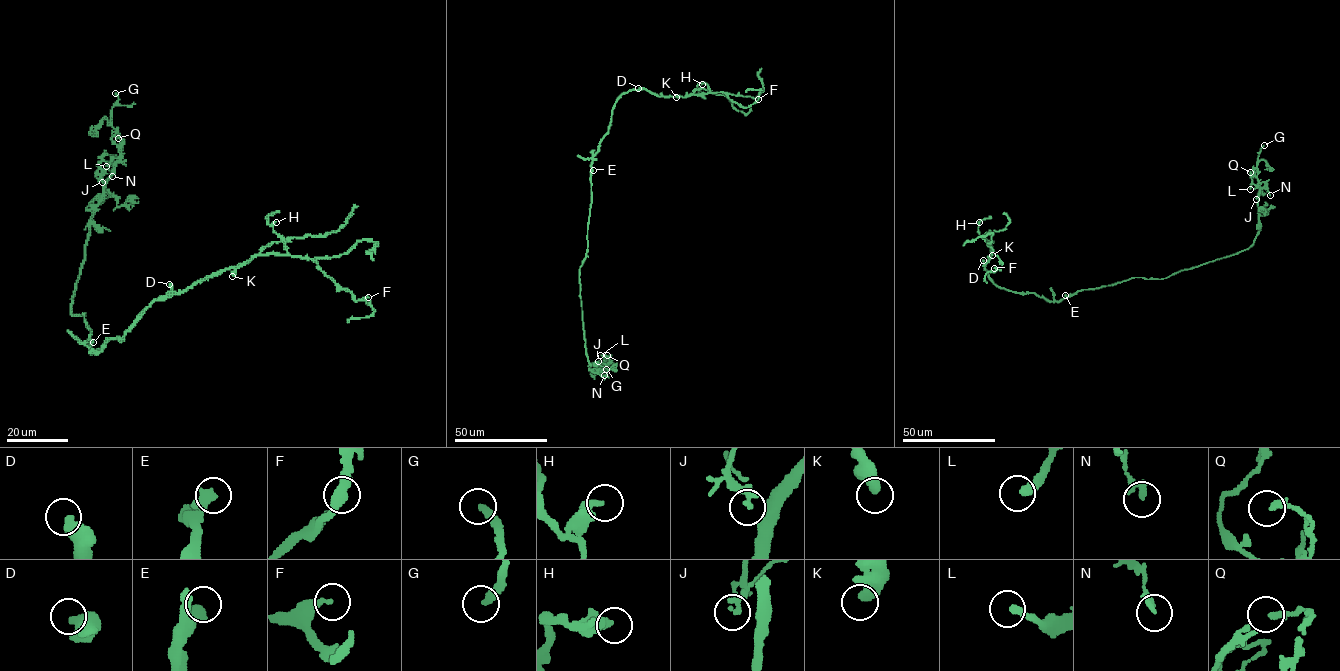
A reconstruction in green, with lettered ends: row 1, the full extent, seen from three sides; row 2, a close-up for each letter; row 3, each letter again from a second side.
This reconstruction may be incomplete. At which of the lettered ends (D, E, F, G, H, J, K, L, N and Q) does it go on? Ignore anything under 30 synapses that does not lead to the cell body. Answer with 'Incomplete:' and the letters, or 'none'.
Incomplete: G

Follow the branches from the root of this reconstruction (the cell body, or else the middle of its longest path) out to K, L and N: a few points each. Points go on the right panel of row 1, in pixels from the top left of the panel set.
K: (1080, 290), (1058, 301), (1048, 301), (1032, 292), (1009, 291), (997, 286), (985, 269), (991, 250), (992, 255)
L: (1080, 290), (1135, 277), (1166, 278), (1247, 249), (1260, 227), (1259, 188), (1251, 184), (1250, 189)
N: (1080, 290), (1135, 277), (1166, 278), (1247, 249), (1253, 243), (1260, 227), (1260, 190), (1267, 186), (1270, 195)

